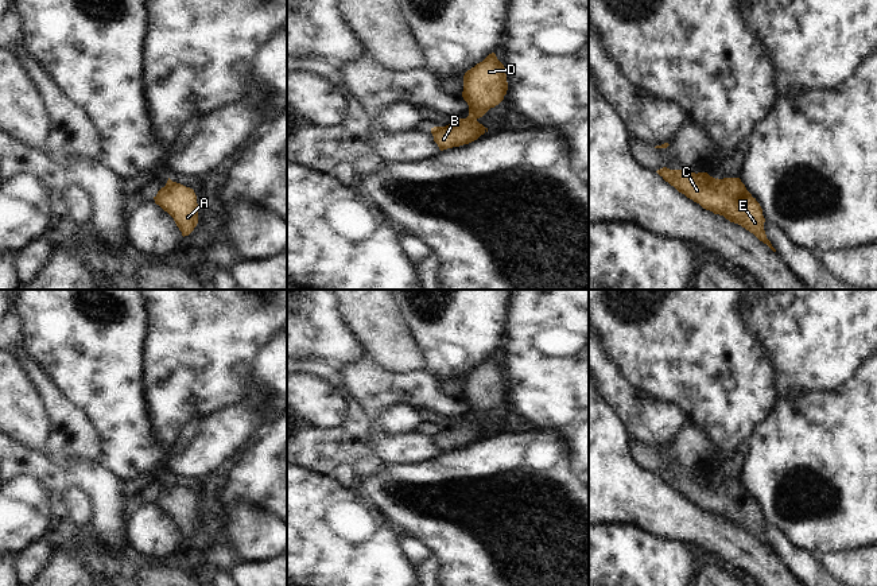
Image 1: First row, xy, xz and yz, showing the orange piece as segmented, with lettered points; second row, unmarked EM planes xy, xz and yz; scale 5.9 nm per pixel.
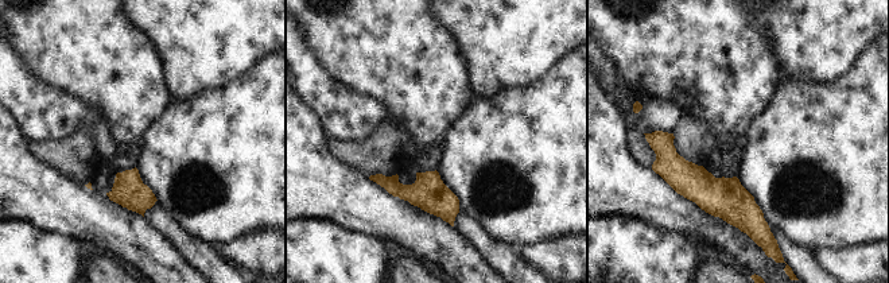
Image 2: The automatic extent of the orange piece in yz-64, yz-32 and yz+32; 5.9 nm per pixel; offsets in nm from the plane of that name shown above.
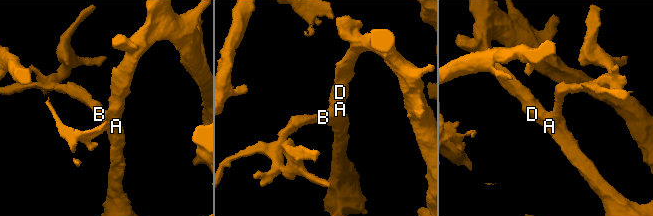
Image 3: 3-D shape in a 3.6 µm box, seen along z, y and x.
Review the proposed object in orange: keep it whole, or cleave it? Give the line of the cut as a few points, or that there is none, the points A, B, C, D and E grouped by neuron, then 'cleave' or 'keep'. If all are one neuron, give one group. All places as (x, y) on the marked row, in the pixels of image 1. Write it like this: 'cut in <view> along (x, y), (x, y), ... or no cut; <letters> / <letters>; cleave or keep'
no cut; A B C D E; keep

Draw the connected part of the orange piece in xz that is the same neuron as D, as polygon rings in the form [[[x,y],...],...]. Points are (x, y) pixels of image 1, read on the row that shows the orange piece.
[[[494,53],[467,70],[463,75],[462,97],[469,105],[469,116],[457,119],[446,127],[431,128],[434,141],[439,150],[469,144],[488,132],[488,128],[477,120],[490,108],[498,105],[504,100],[507,90],[505,67]]]

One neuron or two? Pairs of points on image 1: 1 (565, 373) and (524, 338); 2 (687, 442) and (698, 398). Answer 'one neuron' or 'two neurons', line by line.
1: one neuron
2: two neurons

